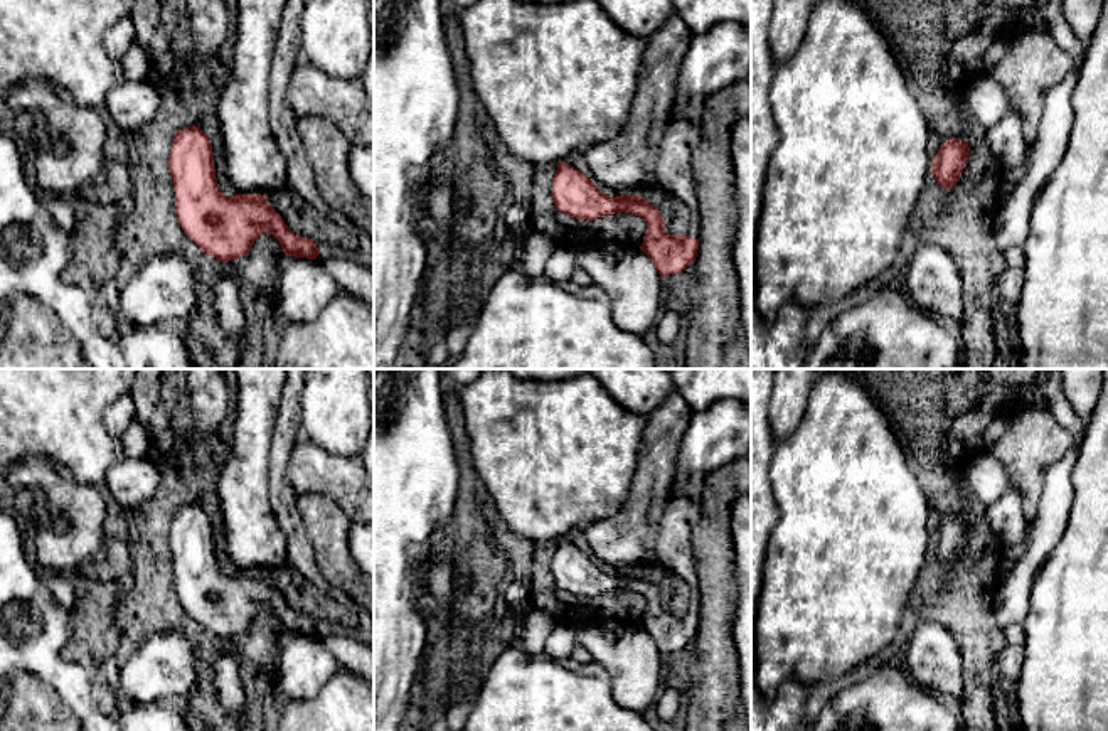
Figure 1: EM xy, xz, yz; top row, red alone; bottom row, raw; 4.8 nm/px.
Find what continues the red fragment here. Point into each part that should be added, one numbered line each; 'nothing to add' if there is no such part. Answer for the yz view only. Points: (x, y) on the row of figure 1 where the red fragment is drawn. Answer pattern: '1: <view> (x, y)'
nothing to add

